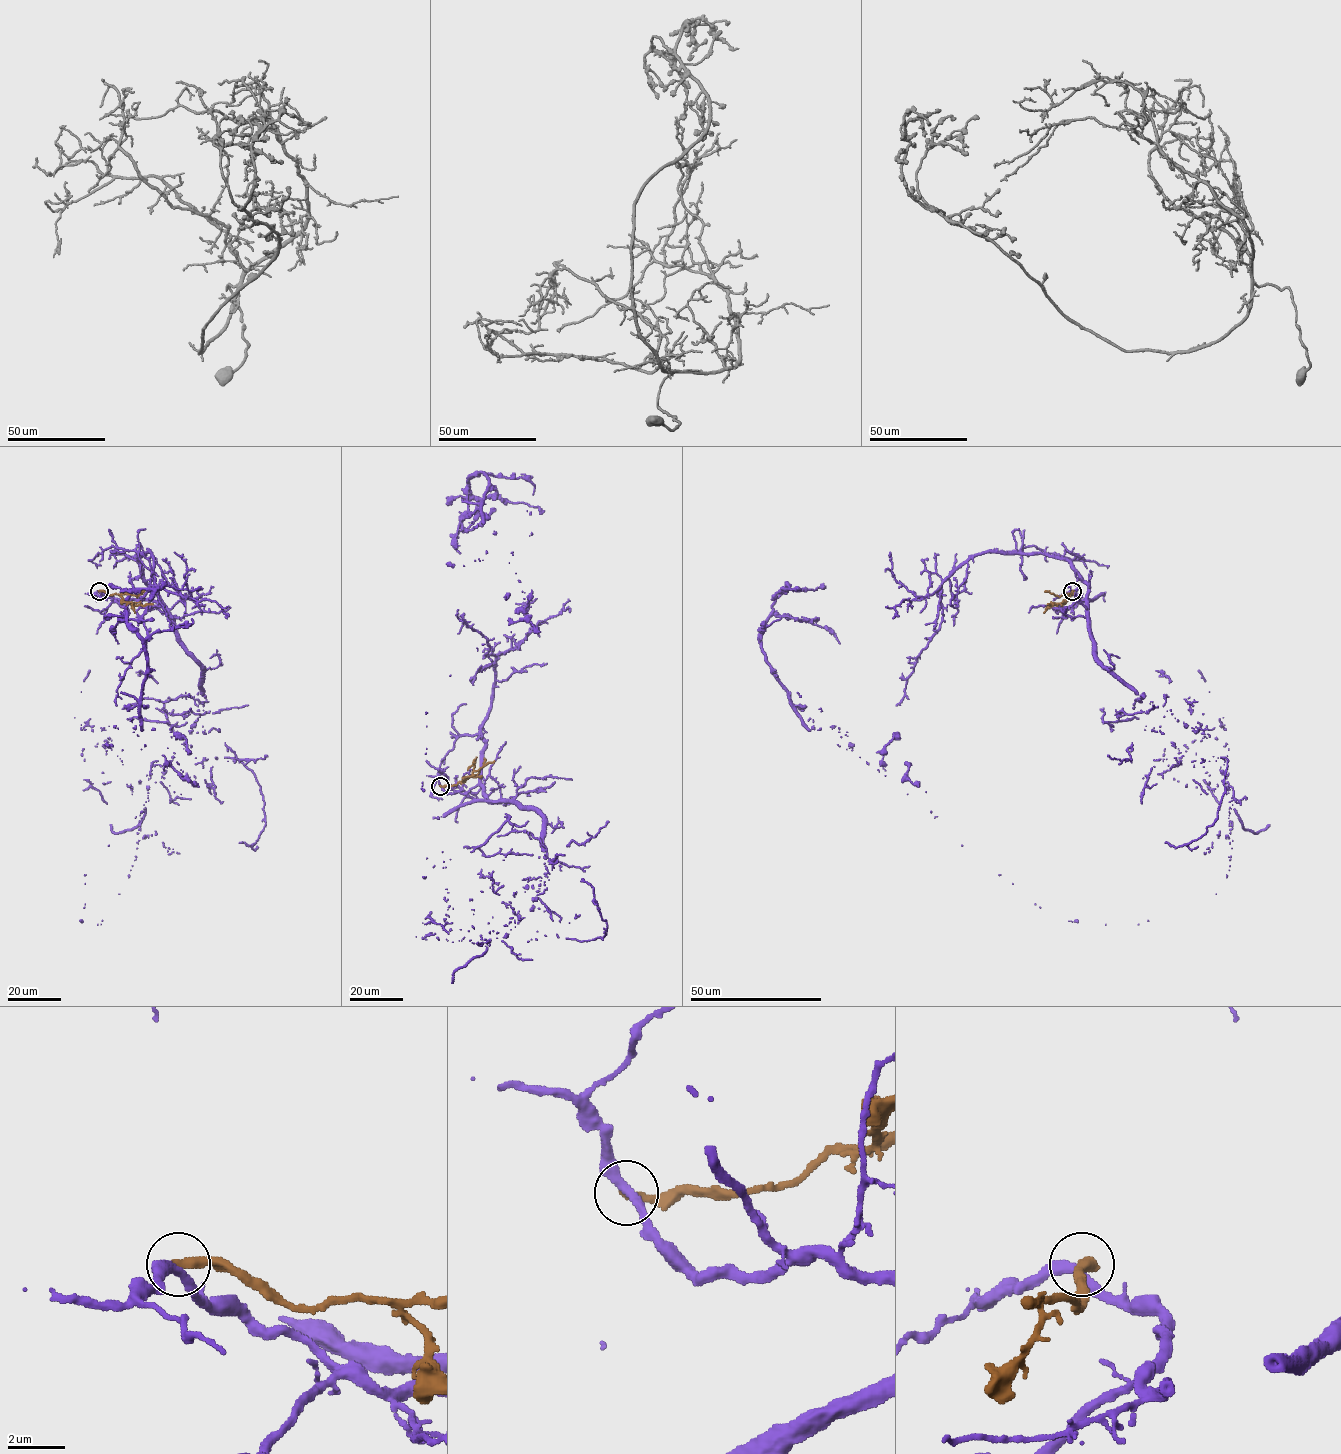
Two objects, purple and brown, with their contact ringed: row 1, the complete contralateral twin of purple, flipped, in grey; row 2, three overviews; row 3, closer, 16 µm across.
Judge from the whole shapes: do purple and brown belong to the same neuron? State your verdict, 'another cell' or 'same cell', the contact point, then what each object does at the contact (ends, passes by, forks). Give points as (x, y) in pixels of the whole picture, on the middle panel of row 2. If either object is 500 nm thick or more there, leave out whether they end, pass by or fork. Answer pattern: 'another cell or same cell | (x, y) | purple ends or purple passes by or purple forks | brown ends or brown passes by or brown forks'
another cell | (440, 786) | purple passes by | brown ends

